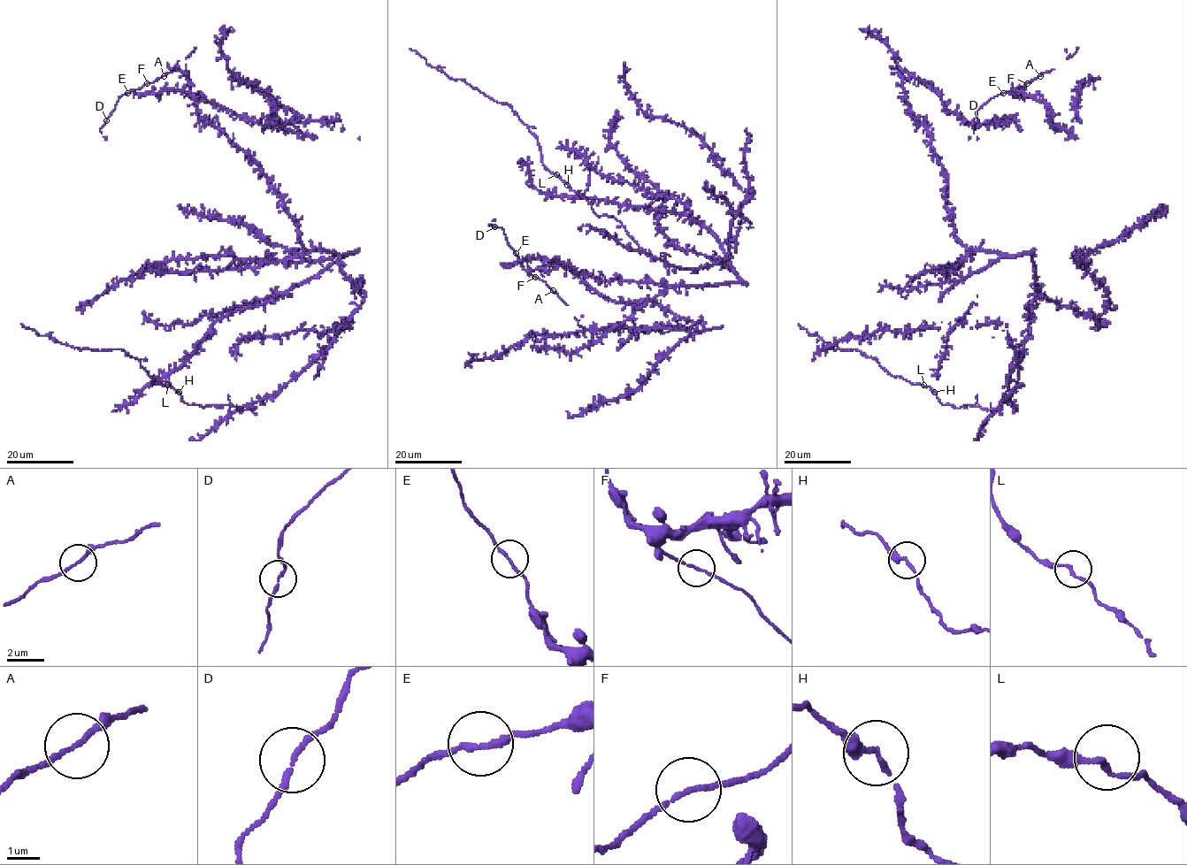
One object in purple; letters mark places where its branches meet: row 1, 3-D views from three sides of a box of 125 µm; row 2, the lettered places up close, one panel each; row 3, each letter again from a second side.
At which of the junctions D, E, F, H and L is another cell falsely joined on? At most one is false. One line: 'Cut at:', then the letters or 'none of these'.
Cut at: none of these

